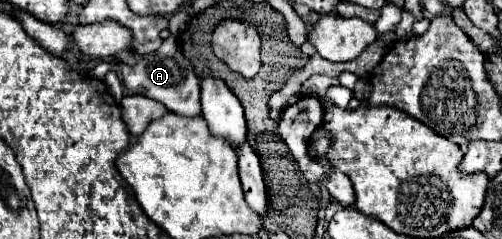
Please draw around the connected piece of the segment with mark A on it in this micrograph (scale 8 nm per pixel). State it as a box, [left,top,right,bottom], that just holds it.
[122,35,200,115]

